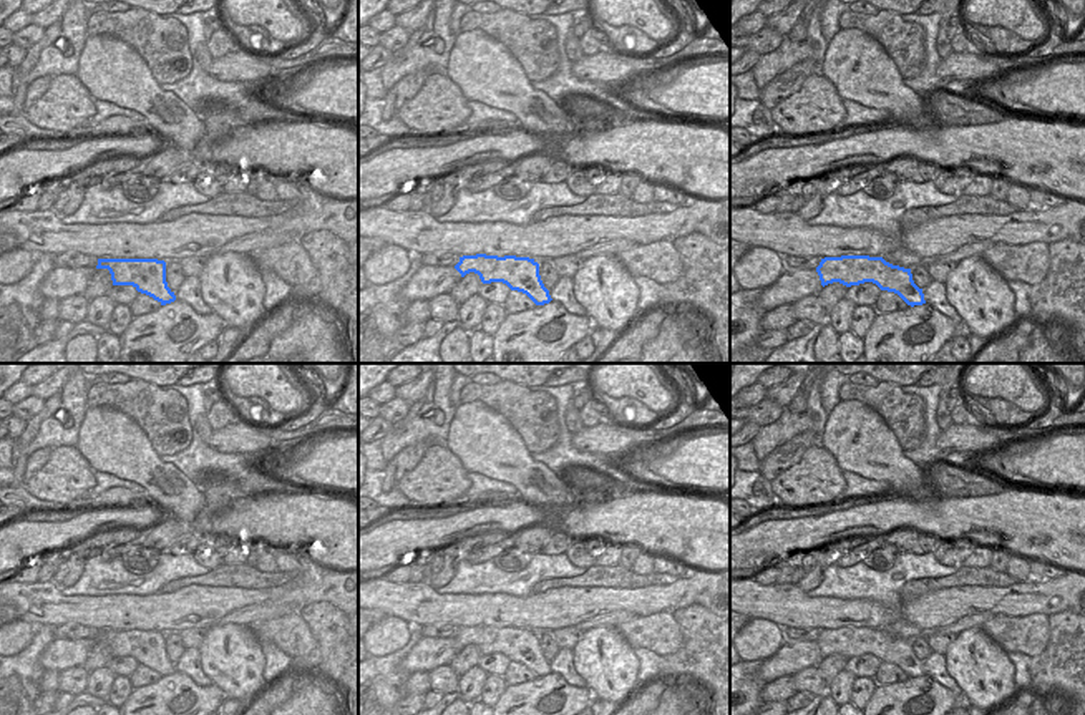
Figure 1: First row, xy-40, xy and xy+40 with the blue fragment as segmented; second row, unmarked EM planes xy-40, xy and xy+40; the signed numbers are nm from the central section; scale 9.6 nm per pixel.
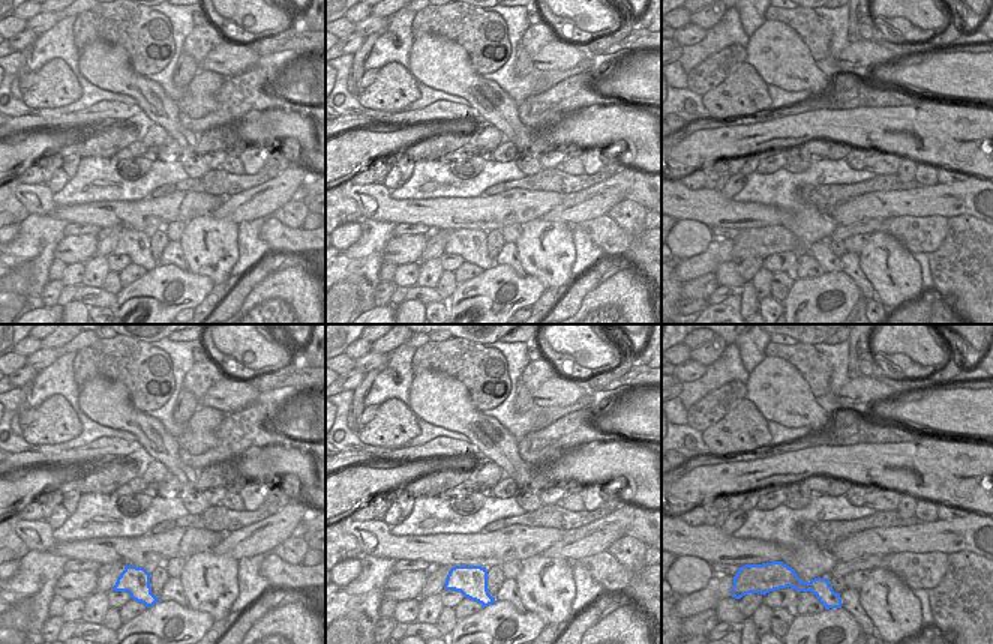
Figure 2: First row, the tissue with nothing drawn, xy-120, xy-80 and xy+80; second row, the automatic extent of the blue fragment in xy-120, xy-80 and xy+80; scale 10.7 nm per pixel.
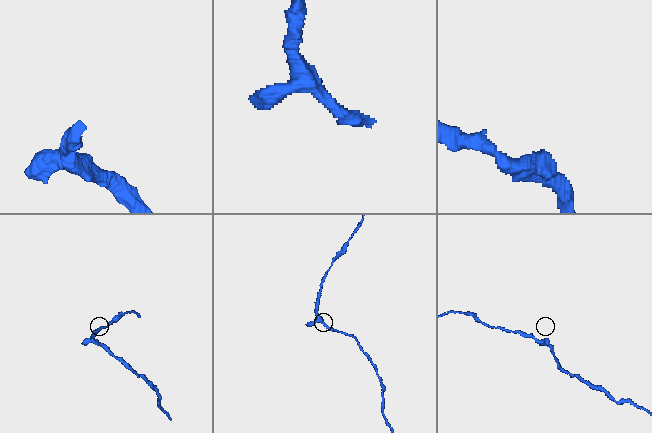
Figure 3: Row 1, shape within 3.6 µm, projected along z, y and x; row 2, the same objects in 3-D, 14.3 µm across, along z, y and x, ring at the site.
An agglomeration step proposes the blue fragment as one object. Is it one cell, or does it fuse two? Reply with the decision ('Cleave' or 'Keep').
Keep.

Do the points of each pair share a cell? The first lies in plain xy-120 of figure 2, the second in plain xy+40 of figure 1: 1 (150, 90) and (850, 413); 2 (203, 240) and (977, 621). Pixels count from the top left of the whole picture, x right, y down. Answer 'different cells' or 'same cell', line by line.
1: same cell
2: different cells

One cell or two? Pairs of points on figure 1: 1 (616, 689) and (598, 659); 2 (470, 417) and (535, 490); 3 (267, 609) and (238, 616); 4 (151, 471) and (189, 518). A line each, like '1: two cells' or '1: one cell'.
1: one cell
2: one cell
3: one cell
4: one cell

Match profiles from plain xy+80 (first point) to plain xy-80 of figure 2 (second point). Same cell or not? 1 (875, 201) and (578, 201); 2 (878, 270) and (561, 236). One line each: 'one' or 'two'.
1: two
2: one

